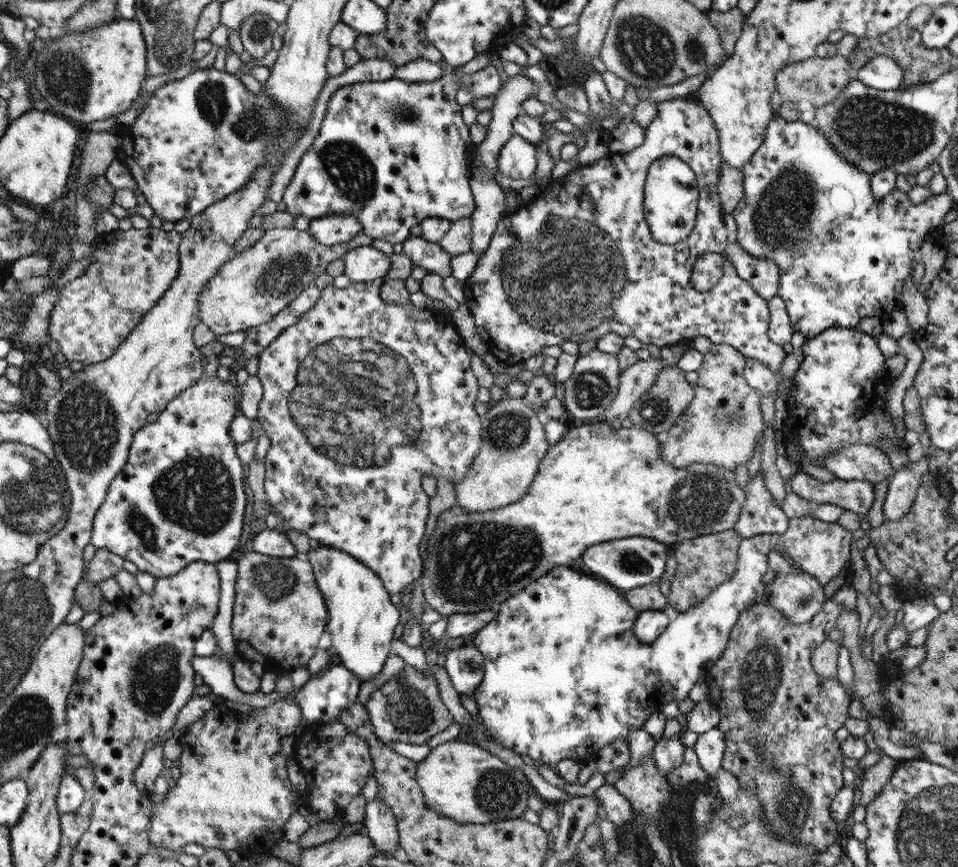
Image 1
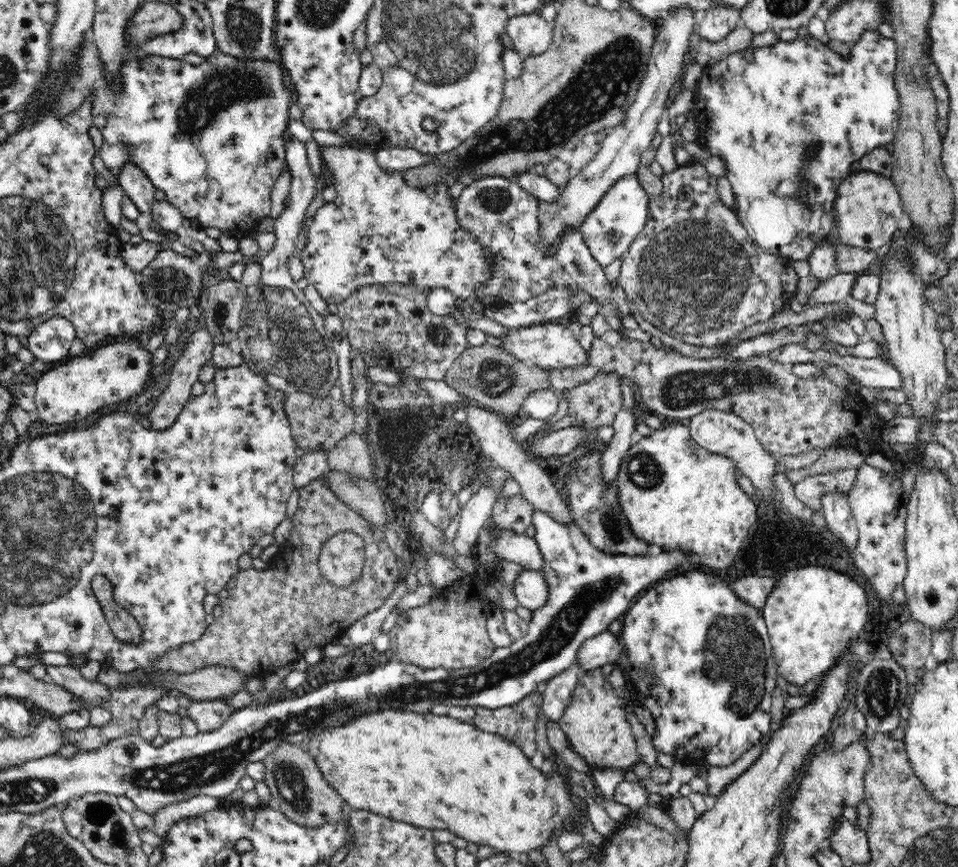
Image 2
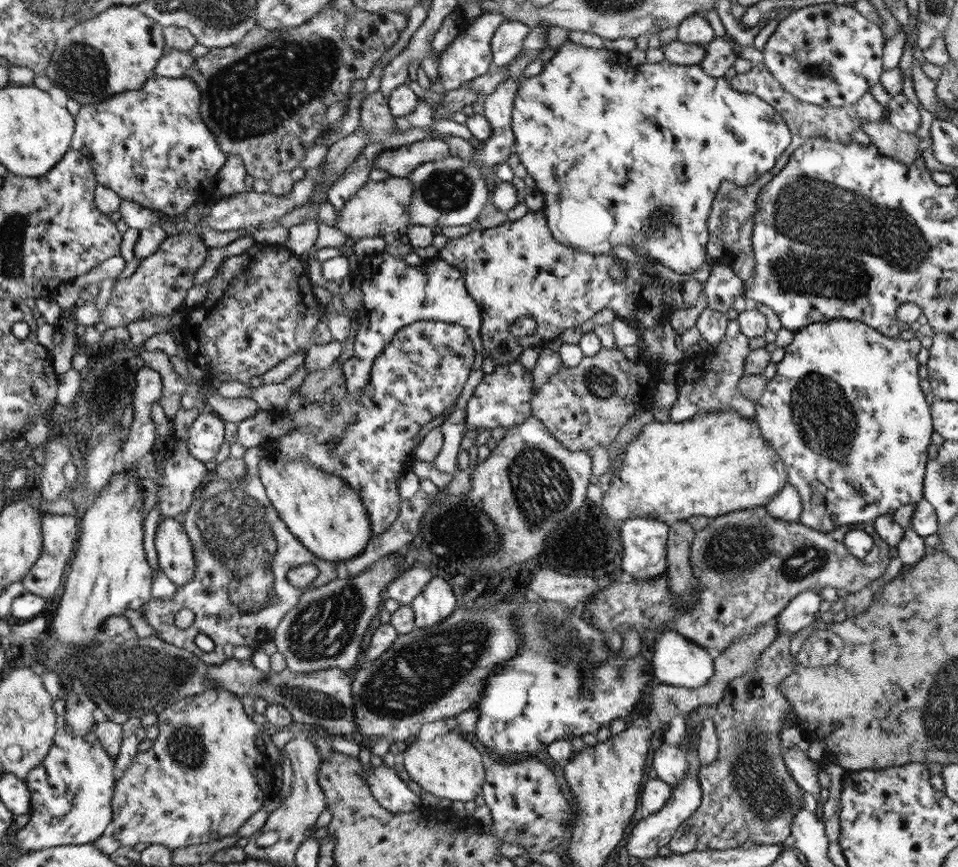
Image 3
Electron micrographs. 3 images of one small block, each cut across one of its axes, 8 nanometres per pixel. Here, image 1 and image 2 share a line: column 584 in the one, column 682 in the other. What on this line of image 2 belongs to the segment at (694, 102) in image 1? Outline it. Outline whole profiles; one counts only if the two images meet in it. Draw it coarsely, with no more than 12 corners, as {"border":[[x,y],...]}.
{"border":[[700,162],[622,258],[635,310],[713,348],[795,296]]}

